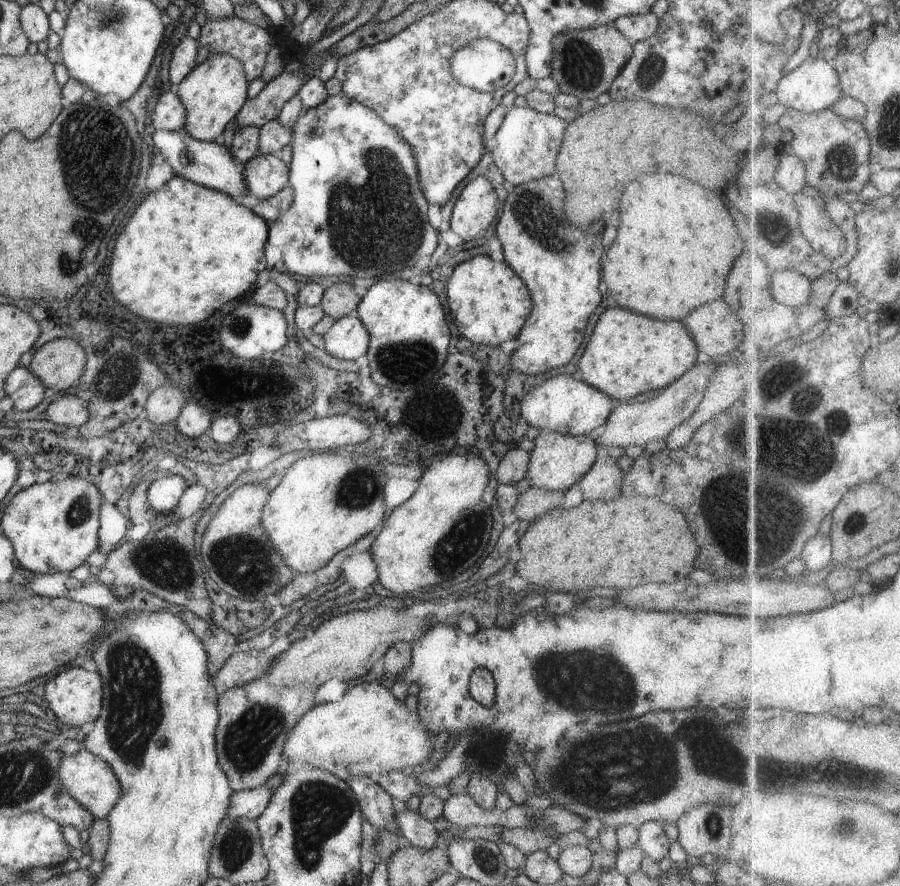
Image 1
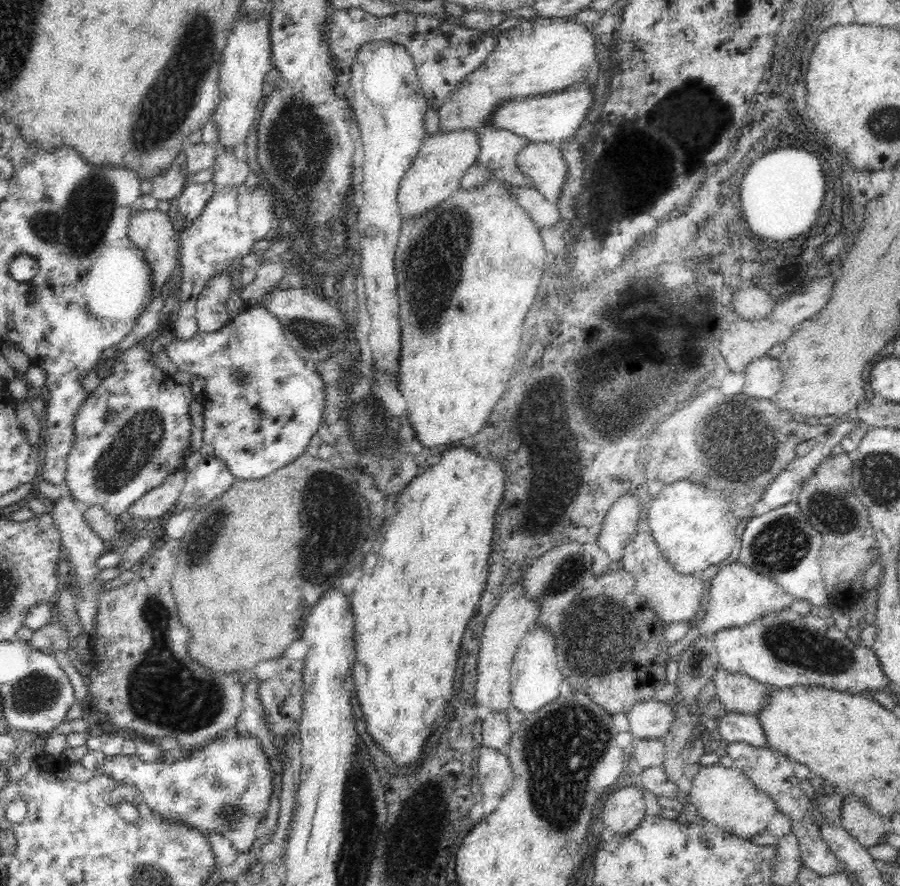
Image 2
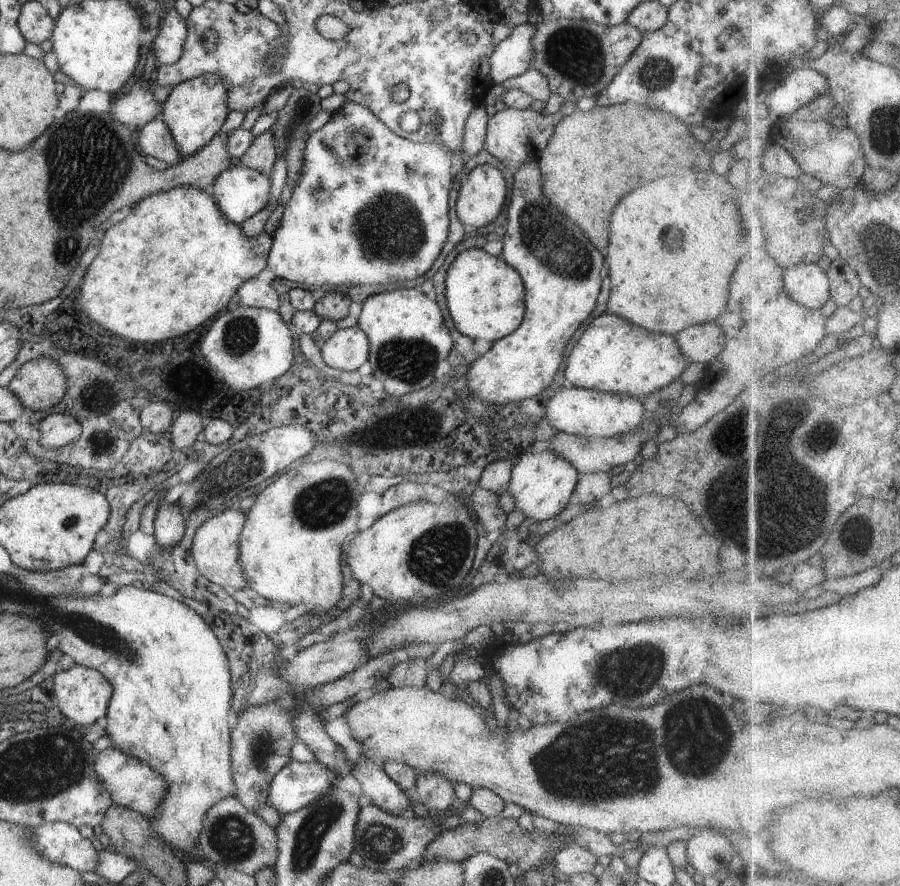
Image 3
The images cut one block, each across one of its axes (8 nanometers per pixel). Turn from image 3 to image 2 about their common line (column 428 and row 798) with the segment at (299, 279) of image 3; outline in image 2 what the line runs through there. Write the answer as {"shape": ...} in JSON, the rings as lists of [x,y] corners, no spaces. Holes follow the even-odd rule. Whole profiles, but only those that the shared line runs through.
{"shape":[[[235,736],[232,740],[227,738],[213,739],[210,743],[198,747],[187,757],[177,759],[175,762],[165,761],[144,762],[137,753],[106,757],[99,772],[120,783],[134,785],[142,794],[143,801],[158,815],[164,818],[178,819],[180,822],[196,827],[205,833],[208,830],[221,832],[231,842],[231,846],[239,852],[246,853],[250,850],[256,838],[256,829],[261,823],[264,811],[272,794],[272,774],[270,762],[265,752],[259,747],[257,740],[251,736]]]}

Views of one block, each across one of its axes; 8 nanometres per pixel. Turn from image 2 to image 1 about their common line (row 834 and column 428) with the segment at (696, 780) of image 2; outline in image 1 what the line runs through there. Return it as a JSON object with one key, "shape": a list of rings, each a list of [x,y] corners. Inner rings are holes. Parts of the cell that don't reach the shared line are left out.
{"shape":[[[375,680],[370,683],[364,682],[356,685],[355,687],[350,687],[345,691],[340,701],[324,703],[322,705],[314,705],[311,709],[308,709],[308,712],[305,712],[301,716],[301,719],[289,732],[288,738],[285,740],[284,755],[287,758],[289,766],[291,766],[293,769],[298,768],[299,766],[309,765],[312,768],[318,768],[320,770],[329,772],[330,774],[340,776],[342,780],[345,780],[348,775],[369,776],[373,772],[381,774],[394,770],[411,772],[414,766],[418,766],[418,764],[421,764],[422,762],[427,762],[428,756],[430,756],[432,750],[434,749],[433,746],[434,737],[429,735],[426,732],[426,729],[422,726],[422,721],[420,720],[419,714],[407,710],[405,703],[401,703],[400,701],[396,700],[390,690]]]}

